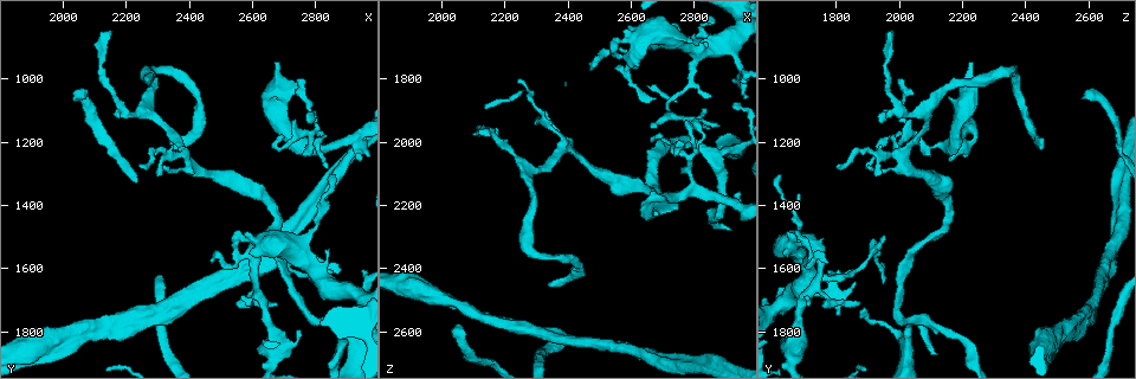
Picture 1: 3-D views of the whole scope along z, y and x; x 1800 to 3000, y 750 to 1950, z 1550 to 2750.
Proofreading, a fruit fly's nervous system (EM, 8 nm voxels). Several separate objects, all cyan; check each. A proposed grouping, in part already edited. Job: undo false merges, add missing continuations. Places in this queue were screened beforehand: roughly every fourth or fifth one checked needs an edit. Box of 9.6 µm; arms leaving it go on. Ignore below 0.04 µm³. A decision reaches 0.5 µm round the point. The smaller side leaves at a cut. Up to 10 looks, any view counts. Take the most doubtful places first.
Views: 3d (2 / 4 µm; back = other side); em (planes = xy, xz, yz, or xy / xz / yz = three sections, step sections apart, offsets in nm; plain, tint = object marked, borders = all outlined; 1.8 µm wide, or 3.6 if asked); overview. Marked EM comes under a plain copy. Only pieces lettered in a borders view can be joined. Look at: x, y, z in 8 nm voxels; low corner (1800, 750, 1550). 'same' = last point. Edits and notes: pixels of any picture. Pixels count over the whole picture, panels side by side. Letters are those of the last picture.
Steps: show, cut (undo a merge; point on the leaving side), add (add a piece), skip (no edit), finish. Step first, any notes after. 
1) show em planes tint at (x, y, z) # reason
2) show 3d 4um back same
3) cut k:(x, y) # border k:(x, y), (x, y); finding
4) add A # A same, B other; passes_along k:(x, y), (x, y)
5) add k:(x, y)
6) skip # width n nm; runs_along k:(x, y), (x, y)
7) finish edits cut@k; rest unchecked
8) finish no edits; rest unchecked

show 3d 2um at (2780, 1210, 2160) # abrupt turn

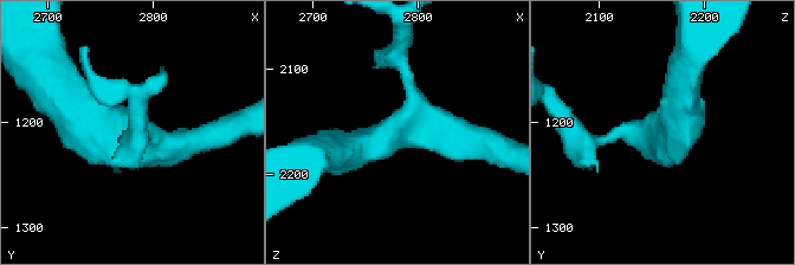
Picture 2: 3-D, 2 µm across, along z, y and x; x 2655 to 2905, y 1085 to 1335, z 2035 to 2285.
show em planes borders at (2776, 1214, 2160) # arms 3; arm_widths 160, 200, 300 nm; need the tissue

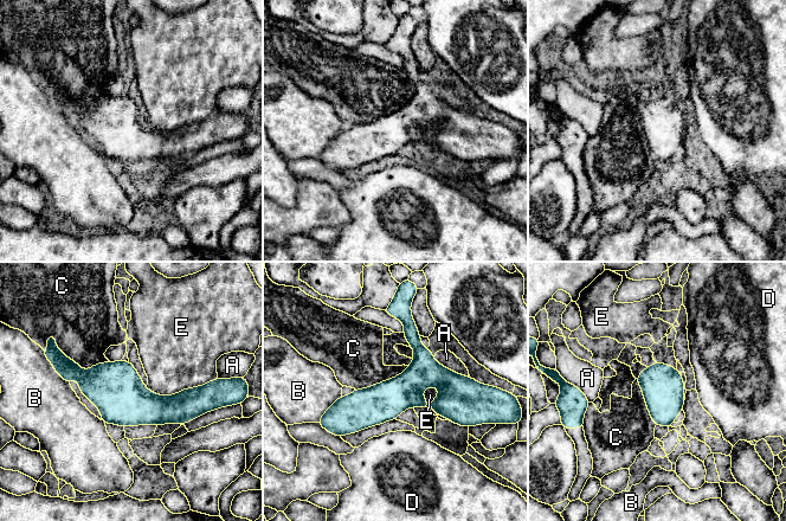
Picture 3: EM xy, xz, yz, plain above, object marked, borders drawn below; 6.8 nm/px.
skip # A other, B other, C other, D other, E other; border 3:(408, 366), (395, 377), (355, 390); continuous, no second cell

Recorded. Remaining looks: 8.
show em 3.6um planes tint at (2050, 1850, 2510) # stops while still wide

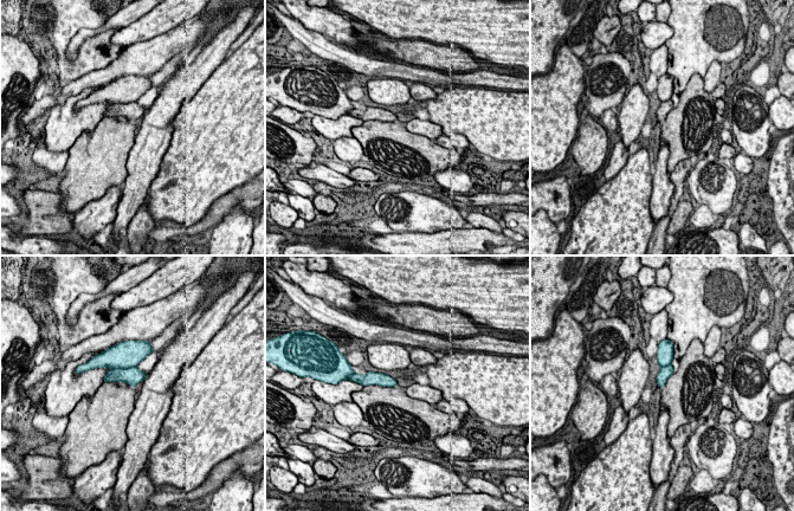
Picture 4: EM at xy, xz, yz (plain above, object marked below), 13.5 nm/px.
show em 3.6um planes borders same # what lies round it

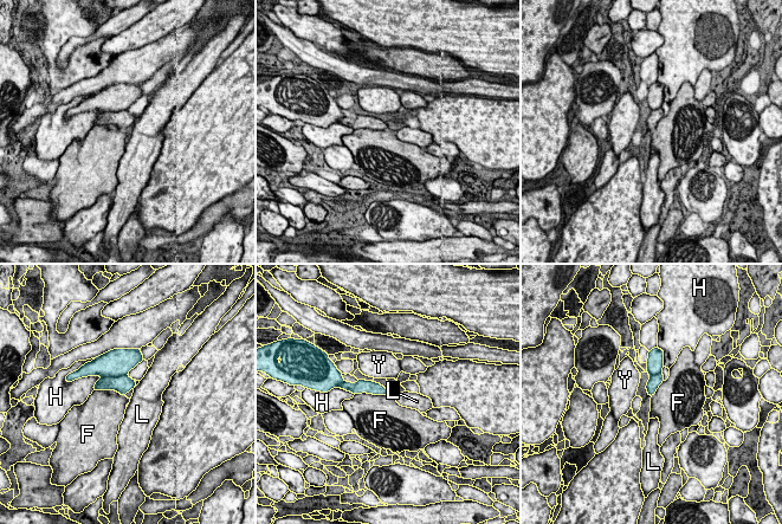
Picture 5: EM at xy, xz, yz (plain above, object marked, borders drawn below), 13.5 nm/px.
skip # F other, H other, L other, Y other; border 5:(387, 394), (356, 393), (354, 395); no lettered piece goes on from it

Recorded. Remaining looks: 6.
show em planes borders at (2750, 1790, 1650) # free end

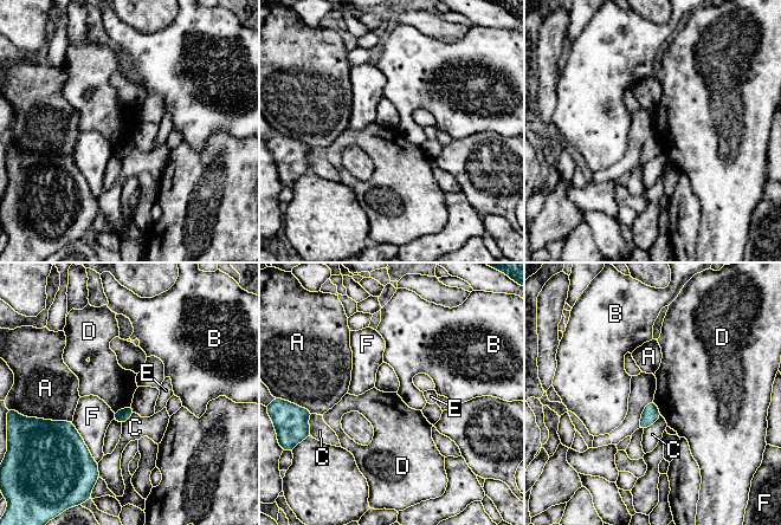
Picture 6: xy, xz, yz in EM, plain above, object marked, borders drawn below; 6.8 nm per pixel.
skip # A other, B other, C other, D other, E other, F other; no lettered piece goes on from it

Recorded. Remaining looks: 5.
show em xy step 16 tint at (2780, 1130, 1930) # branch stops here

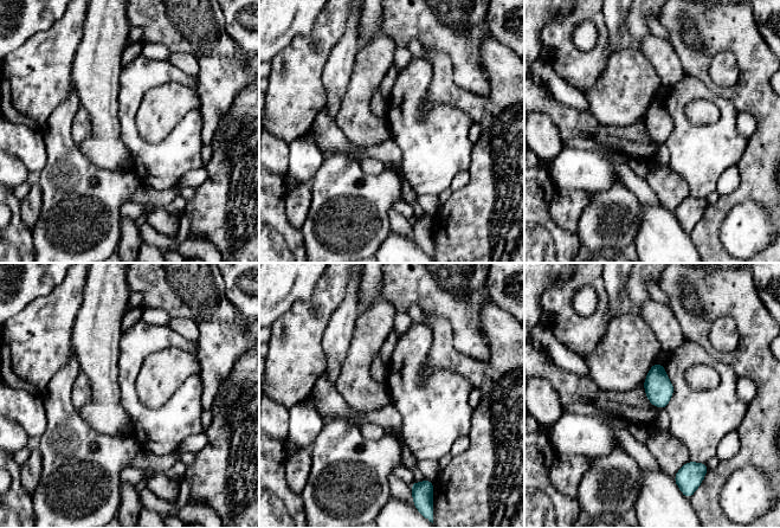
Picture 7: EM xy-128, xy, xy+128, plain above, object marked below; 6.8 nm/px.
show em planes borders same # cut it another way

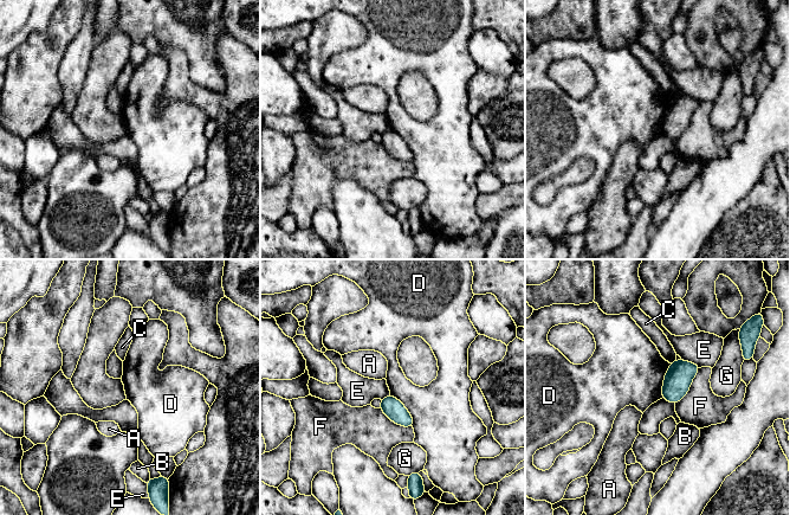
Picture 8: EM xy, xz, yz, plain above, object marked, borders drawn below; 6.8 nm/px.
skip # width 140 nm; A other, B other, C other, D other, E other, F other, G other; none of them fits

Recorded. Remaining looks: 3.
finish no edits; rest unchecked

